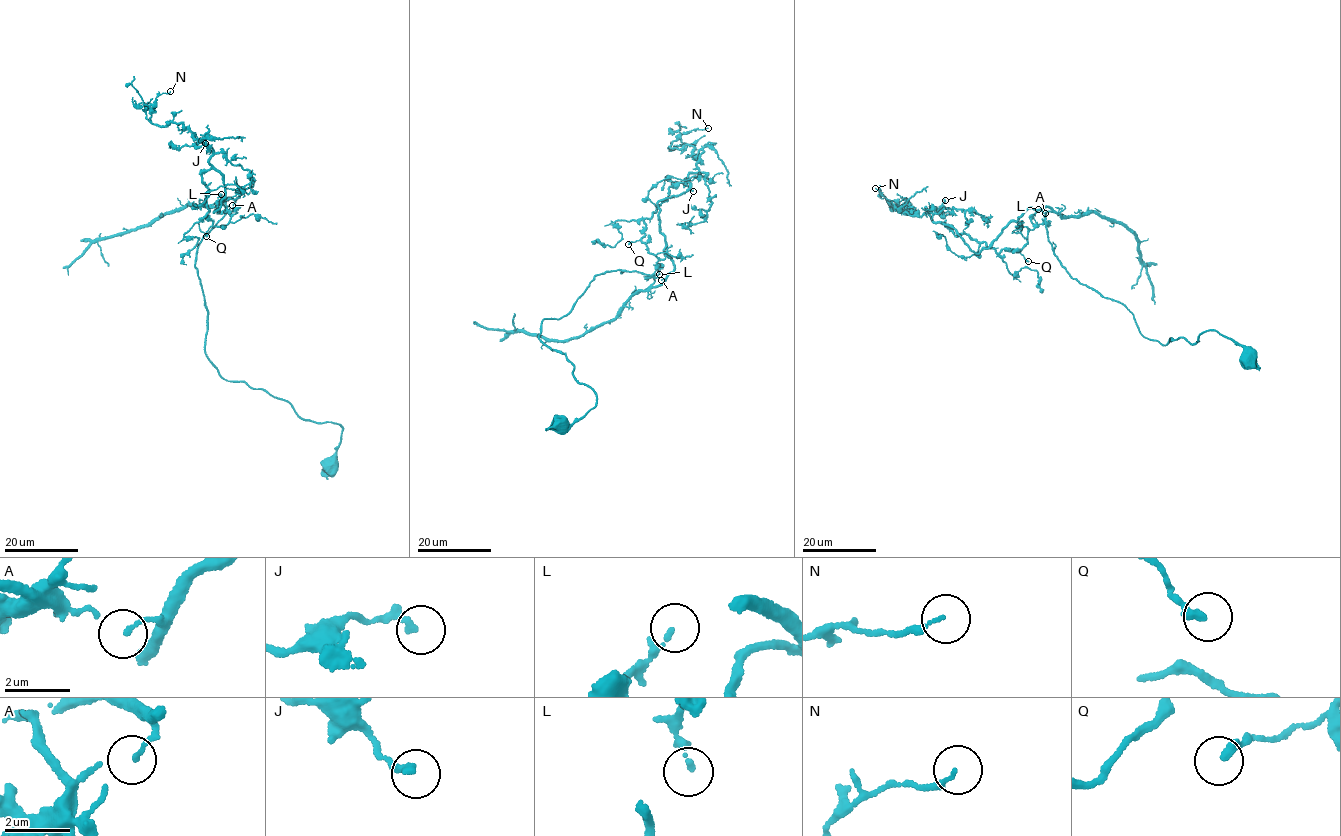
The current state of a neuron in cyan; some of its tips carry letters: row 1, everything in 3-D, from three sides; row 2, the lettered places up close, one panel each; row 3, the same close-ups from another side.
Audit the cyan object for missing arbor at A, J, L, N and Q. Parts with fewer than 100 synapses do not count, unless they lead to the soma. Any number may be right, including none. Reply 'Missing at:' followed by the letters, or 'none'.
Missing at: none

